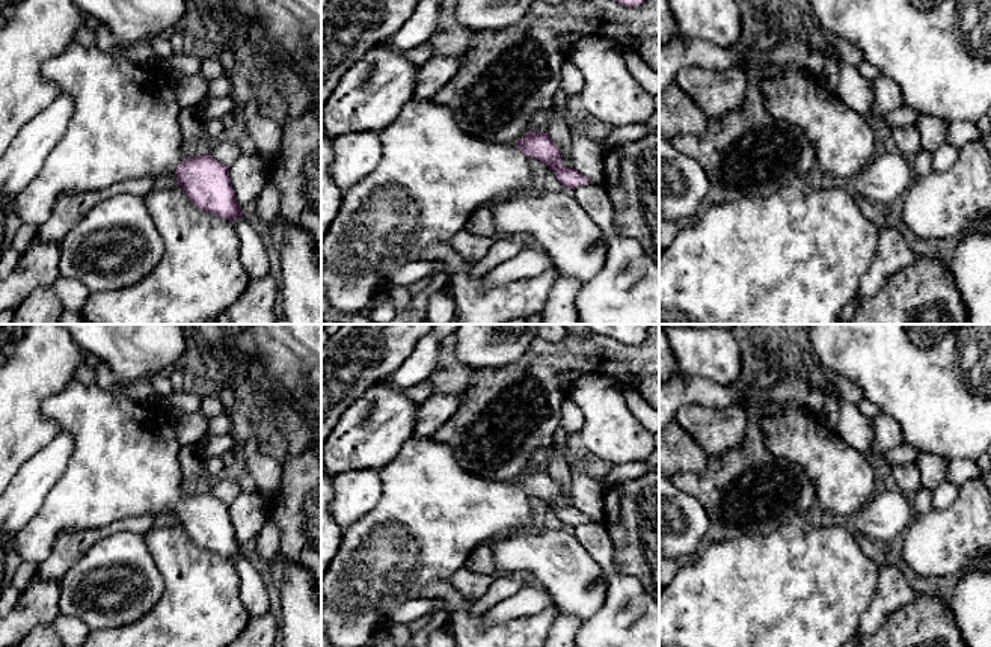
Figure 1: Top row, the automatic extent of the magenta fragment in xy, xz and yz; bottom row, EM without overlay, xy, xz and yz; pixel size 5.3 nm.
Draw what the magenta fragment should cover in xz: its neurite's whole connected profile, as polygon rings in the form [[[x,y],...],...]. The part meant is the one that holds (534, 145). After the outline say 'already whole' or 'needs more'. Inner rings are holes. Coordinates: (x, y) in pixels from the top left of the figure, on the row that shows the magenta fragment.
[[[431,100],[409,101],[397,119],[377,131],[383,157],[373,173],[344,192],[339,213],[329,225],[321,241],[321,284],[326,299],[341,314],[365,314],[373,300],[380,297],[388,276],[398,267],[418,259],[418,255],[434,241],[448,243],[457,232],[463,231],[474,211],[505,199],[532,182],[528,160],[545,163],[557,179],[572,190],[591,184],[587,176],[573,167],[564,167],[560,148],[552,142],[549,133],[528,133],[514,145],[480,140],[468,134],[454,119],[453,110]]]; needs more

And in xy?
[[[72,41],[65,51],[42,63],[41,75],[45,81],[54,83],[60,94],[72,98],[74,112],[41,172],[12,199],[12,211],[24,223],[39,228],[48,220],[60,196],[100,192],[146,176],[161,182],[167,173],[176,176],[178,186],[198,208],[232,223],[243,217],[231,184],[229,167],[208,152],[196,158],[184,157],[178,121],[181,107],[173,83],[164,71],[140,68],[116,53]]]; needs more

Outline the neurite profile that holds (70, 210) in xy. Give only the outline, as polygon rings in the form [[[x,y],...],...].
[[[155,178],[128,179],[100,192],[83,192],[60,196],[51,216],[38,229],[38,238],[60,244],[63,237],[74,228],[86,213],[100,201],[128,193],[145,198],[157,184]]]

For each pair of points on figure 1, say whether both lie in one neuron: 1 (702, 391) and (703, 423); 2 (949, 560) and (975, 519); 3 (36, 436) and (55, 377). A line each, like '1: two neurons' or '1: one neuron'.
1: two neurons
2: one neuron
3: one neuron

